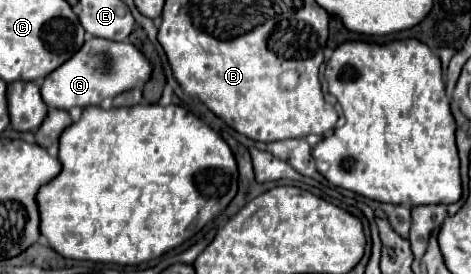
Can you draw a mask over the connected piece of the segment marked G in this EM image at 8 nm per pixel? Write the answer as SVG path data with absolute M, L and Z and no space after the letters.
M89 38L85 46L71 56L59 70L51 72L41 84L41 96L49 108L69 110L73 106L95 106L103 98L113 98L137 84L147 82L151 66L131 42L107 42L103 38Z

